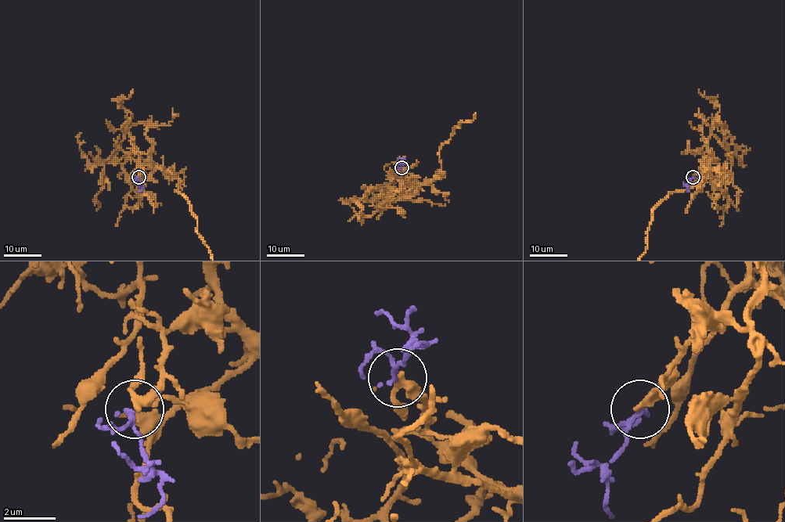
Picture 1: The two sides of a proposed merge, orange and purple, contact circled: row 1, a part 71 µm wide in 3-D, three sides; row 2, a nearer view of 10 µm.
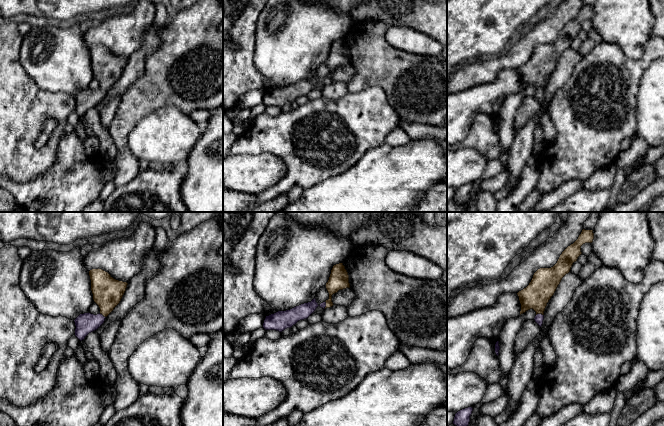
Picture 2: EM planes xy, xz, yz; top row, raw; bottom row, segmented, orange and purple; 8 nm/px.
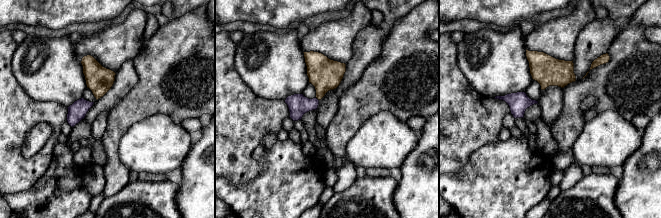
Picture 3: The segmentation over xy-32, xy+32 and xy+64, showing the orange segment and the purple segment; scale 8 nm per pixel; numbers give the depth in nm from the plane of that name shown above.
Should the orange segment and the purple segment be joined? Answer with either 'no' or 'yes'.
yes

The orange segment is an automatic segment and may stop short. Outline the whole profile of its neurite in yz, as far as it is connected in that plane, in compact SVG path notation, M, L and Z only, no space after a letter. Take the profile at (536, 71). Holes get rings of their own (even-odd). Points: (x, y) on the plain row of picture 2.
M583 5L578 15L562 28L553 43L540 44L534 49L529 61L517 69L521 80L520 91L533 85L536 88L535 98L542 102L547 79L554 71L562 54L570 48L573 39L582 30L581 22L592 19L593 15L593 6Z

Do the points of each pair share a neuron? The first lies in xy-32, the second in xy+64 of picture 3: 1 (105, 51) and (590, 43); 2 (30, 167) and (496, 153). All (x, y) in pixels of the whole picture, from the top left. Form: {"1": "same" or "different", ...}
{"1": "different", "2": "different"}

